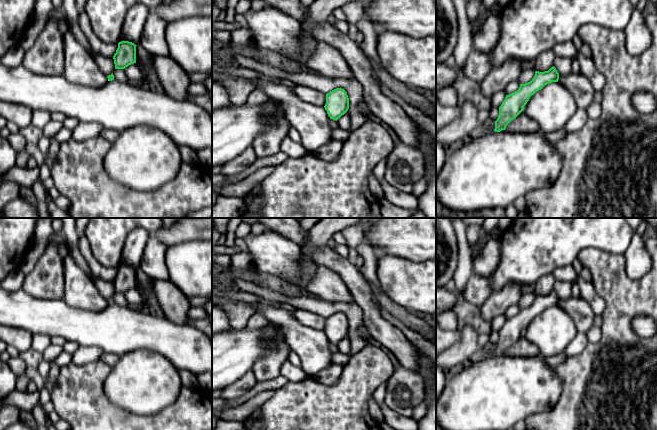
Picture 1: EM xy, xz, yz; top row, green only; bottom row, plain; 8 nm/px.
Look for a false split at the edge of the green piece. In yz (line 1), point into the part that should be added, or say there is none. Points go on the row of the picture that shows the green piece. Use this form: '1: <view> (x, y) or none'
1: none

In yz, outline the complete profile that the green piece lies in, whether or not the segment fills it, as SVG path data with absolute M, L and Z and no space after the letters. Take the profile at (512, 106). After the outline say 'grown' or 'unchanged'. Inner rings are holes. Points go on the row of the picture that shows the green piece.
M553 66L548 71L535 71L533 79L525 84L520 84L517 91L506 95L504 101L499 107L499 115L495 121L495 132L506 129L506 126L515 119L527 104L530 97L537 91L541 90L545 85L558 82L559 73Z; unchanged

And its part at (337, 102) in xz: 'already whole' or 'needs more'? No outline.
already whole

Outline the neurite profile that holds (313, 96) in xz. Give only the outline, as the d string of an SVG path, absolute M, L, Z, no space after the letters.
M295 85L293 90L300 99L312 105L325 106L326 104L326 94L317 89L306 85Z

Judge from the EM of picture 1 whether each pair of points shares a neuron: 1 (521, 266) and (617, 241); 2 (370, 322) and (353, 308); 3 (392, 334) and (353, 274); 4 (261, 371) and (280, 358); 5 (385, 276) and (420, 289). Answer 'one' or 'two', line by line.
1: one
2: two
3: one
4: one
5: one

